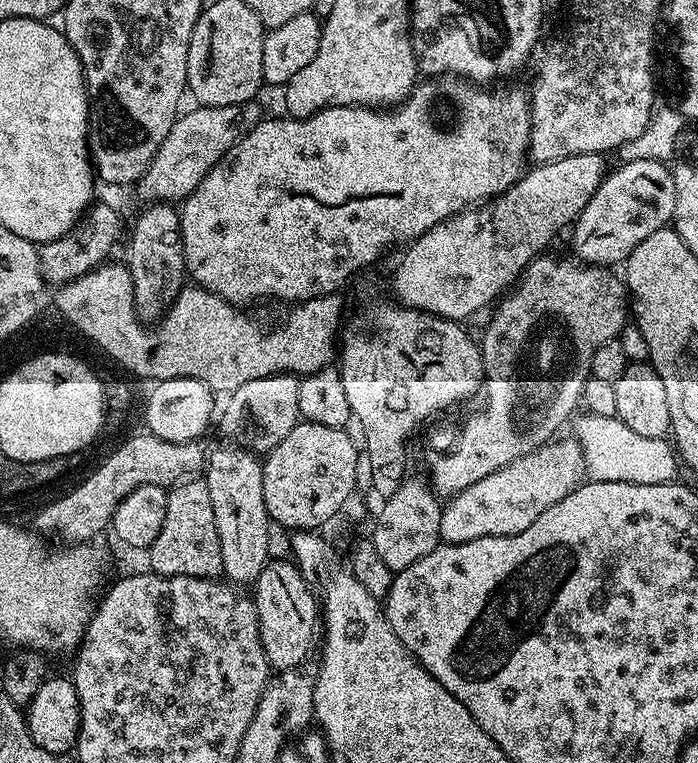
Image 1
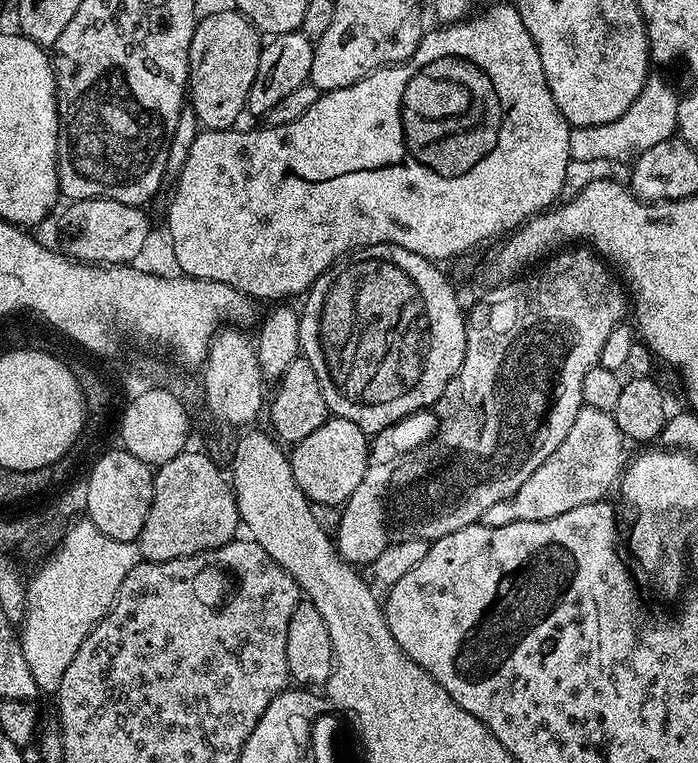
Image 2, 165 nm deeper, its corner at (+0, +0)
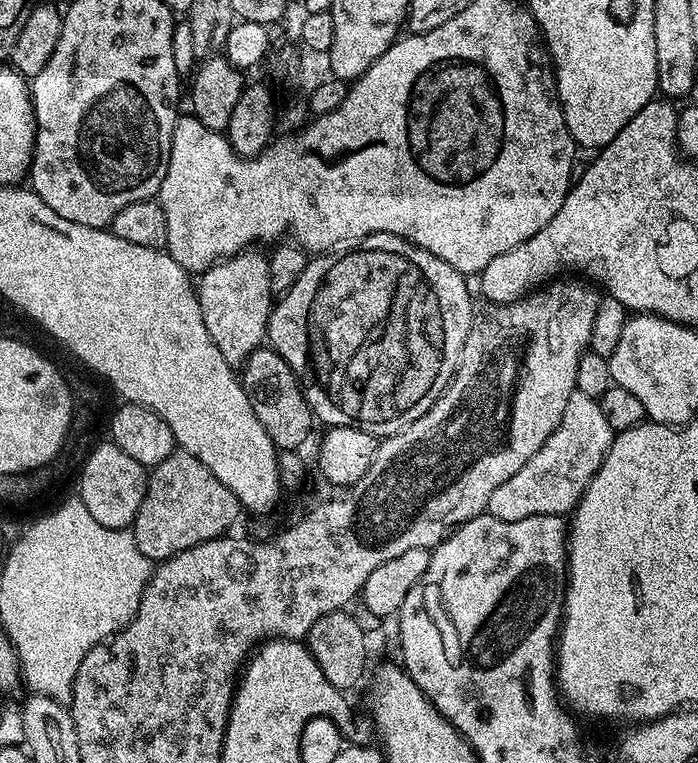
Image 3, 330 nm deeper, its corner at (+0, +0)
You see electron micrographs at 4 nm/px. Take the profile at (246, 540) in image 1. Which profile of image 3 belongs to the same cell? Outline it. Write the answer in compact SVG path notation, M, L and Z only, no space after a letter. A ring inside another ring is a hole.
M245 250L236 256L221 258L199 277L196 297L202 310L202 322L214 338L214 346L233 366L243 365L249 354L265 343L268 319L272 313L274 294L270 290L268 256L260 250Z

